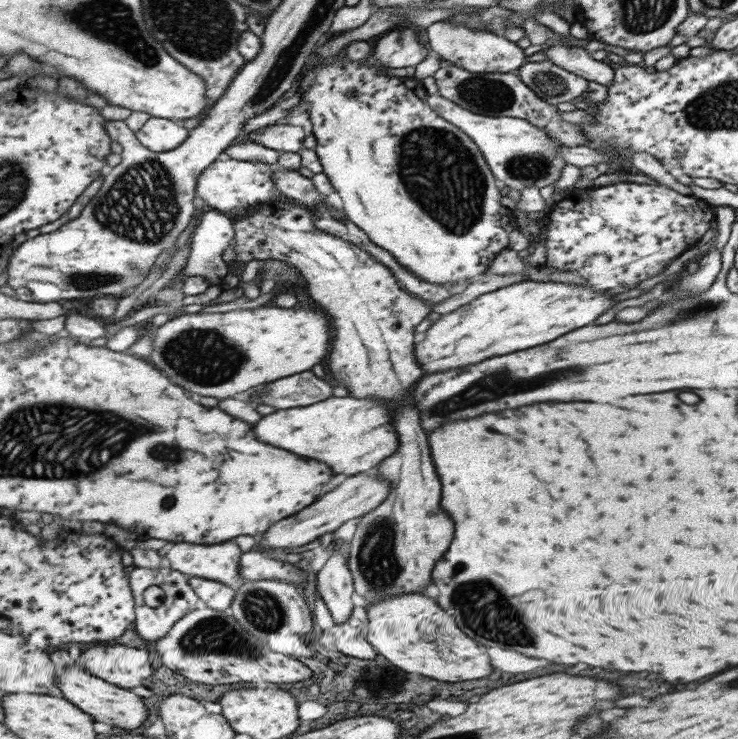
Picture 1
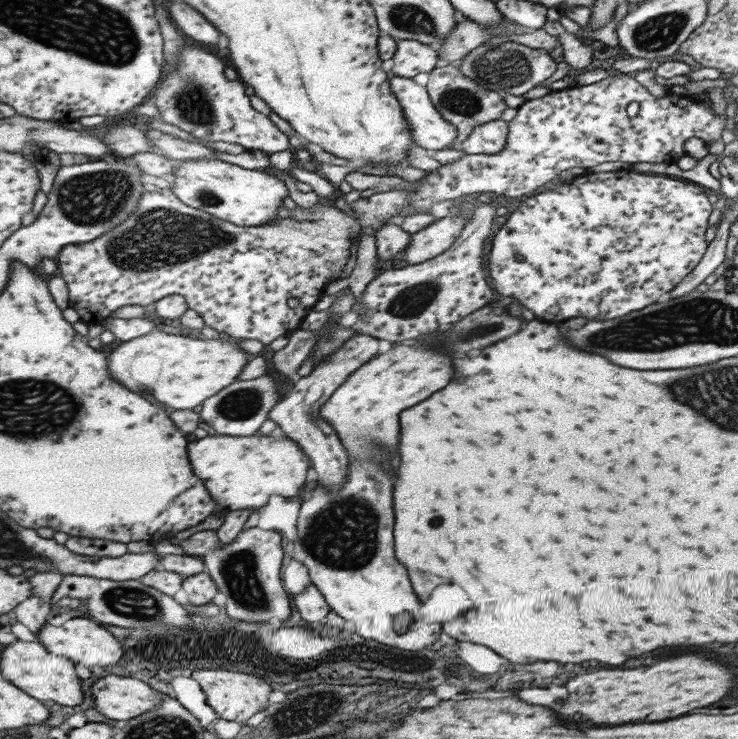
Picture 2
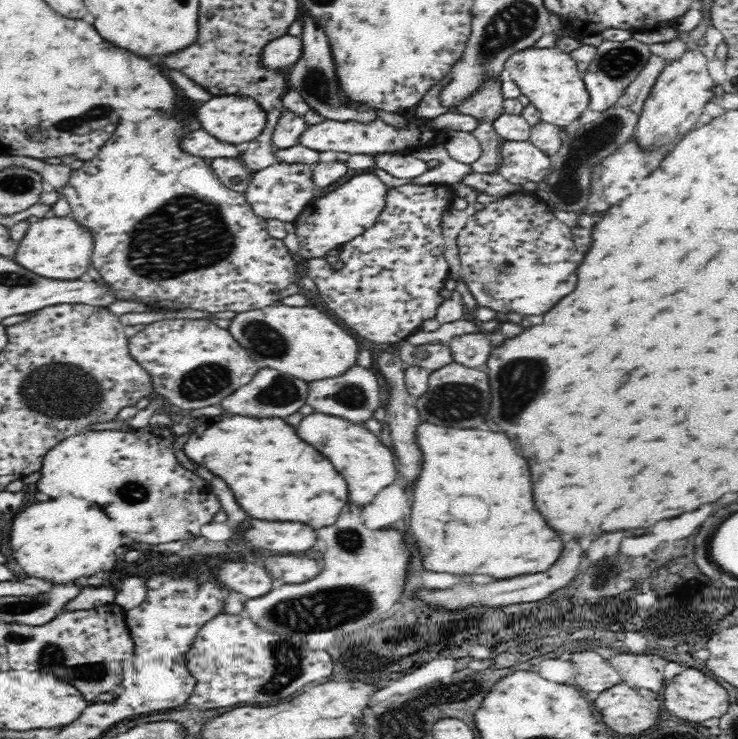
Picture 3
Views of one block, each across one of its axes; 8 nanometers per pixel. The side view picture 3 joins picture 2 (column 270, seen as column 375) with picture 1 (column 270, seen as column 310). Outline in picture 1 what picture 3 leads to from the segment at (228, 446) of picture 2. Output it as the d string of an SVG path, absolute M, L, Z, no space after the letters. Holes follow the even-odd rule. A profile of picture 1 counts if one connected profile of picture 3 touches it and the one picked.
M331 396L309 406L295 407L291 410L277 410L273 414L267 414L253 424L253 430L255 430L255 438L259 438L259 442L267 442L267 444L283 448L287 452L319 460L331 468L332 474L345 474L348 477L372 471L378 463L395 452L398 438L395 434L392 416L389 414L392 414L390 406L372 398Z

